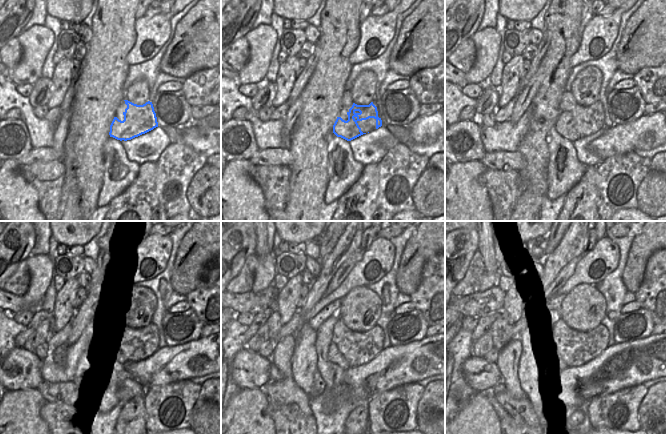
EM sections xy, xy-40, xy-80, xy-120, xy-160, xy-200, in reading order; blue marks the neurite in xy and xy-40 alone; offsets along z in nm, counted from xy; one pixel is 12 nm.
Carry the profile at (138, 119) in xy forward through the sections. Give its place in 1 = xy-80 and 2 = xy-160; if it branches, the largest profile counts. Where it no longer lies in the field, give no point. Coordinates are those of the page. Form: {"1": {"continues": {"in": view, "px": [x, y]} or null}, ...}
{"1": {"continues": {"in": "xy-80", "px": [568, 129]}}, "2": {"continues": {"in": "xy-160", "px": [335, 356]}}}

